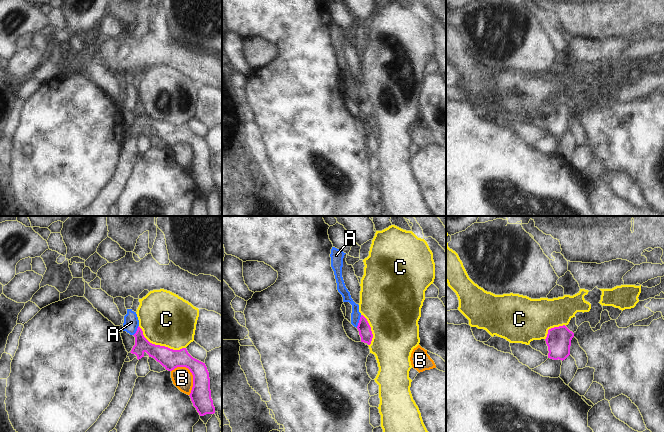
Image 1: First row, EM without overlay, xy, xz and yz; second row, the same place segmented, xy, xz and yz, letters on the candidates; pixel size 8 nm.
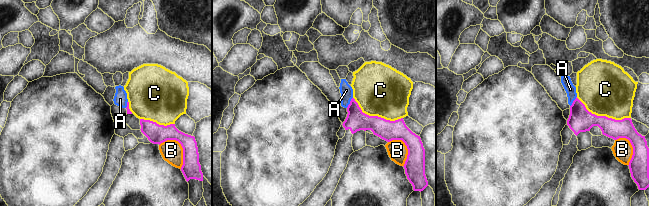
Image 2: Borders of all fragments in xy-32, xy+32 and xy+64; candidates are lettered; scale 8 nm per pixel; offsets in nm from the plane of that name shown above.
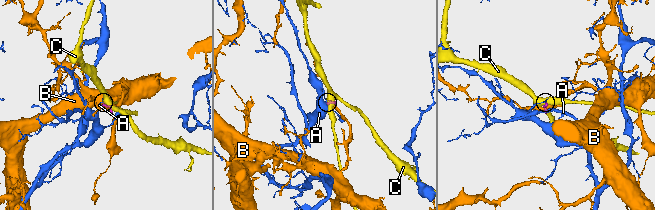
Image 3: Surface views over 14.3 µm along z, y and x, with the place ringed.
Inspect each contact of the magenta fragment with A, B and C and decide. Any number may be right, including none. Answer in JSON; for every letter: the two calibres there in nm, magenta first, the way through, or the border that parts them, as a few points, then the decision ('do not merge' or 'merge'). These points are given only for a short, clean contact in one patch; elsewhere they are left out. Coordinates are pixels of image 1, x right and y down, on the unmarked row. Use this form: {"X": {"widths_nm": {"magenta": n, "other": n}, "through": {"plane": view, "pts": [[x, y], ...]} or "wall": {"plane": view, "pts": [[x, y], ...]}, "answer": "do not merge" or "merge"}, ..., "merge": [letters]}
{"A": {"widths_nm": {"magenta": 100, "other": 80}, "wall": {"plane": "xz", "pts": [[361, 91], [356, 103]]}, "answer": "do not merge"}, "B": {"widths_nm": {"magenta": 170, "other": 170}, "answer": "do not merge"}, "C": {"widths_nm": {"magenta": 160, "other": 420}, "answer": "do not merge"}, "merge": []}

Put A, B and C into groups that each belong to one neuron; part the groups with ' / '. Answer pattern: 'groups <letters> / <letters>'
groups A / B / C

